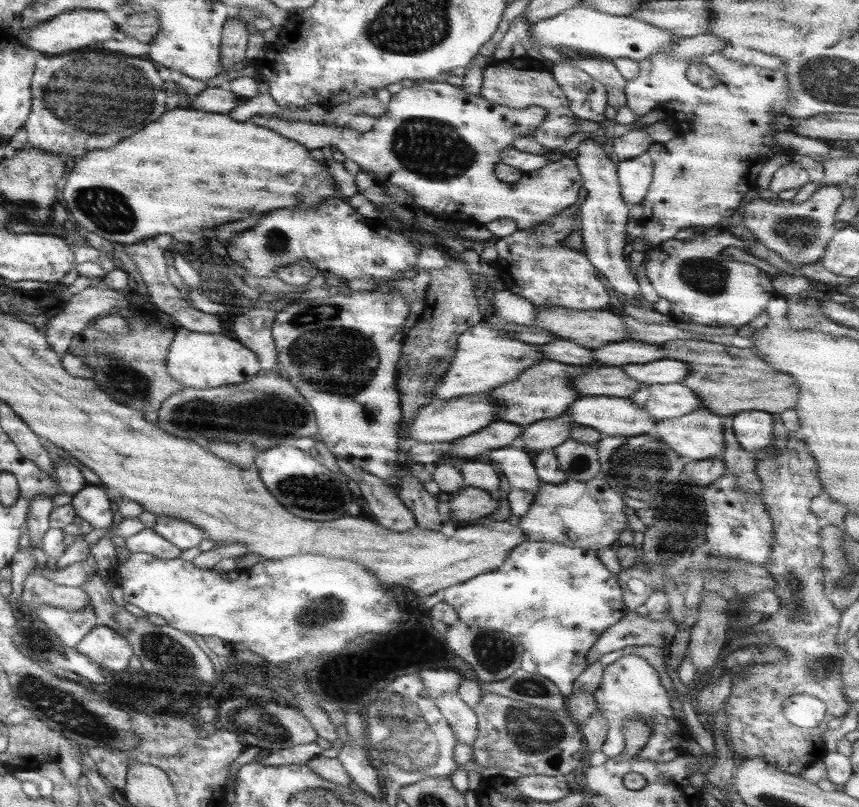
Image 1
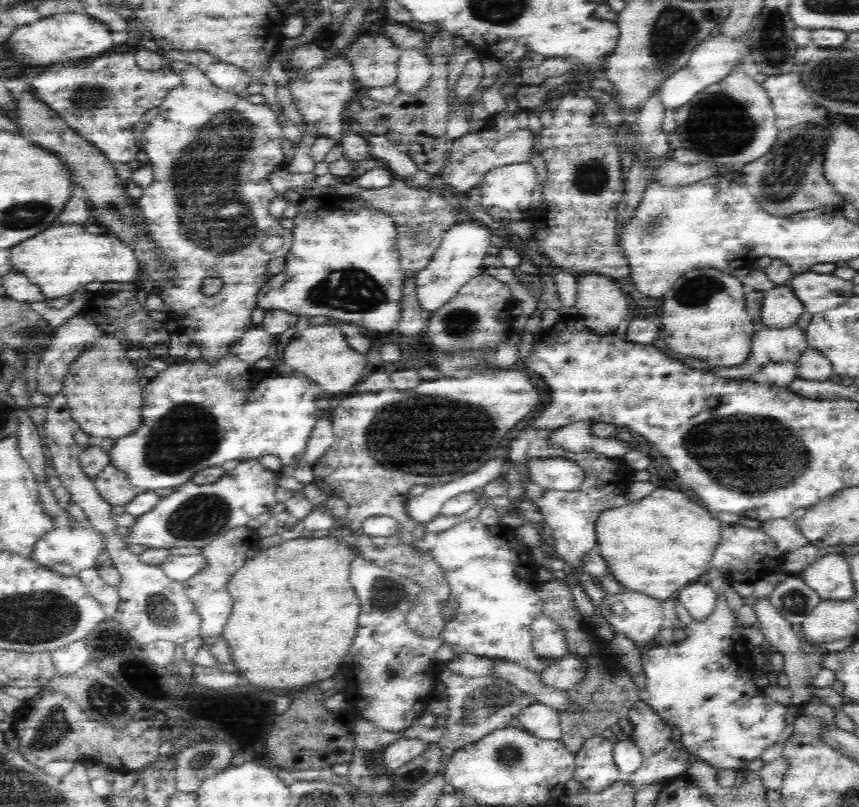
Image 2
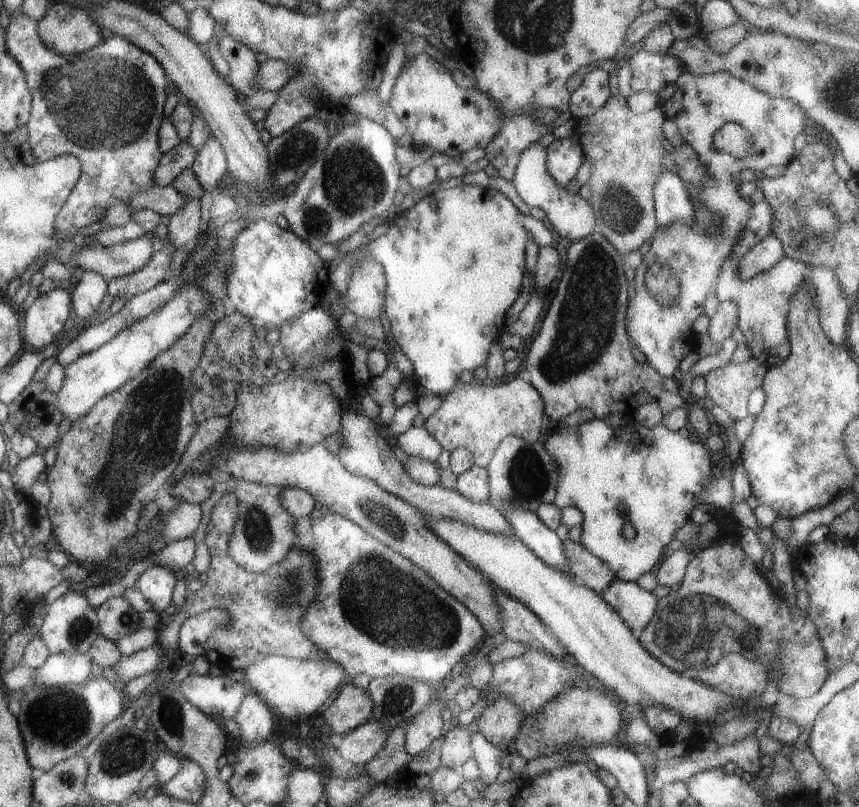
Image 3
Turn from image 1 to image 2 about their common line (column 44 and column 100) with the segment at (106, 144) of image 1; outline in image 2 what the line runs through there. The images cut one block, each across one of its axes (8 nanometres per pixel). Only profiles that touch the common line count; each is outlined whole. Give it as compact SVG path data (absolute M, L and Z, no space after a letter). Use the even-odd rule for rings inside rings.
M106 54L88 64L68 66L56 72L44 72L36 78L28 78L36 96L57 112L64 122L82 138L94 145L113 164L128 164L136 158L139 148L135 143L137 132L144 123L144 116L151 108L160 106L163 98L178 84L178 73L164 67L150 71L138 66L135 54Z

